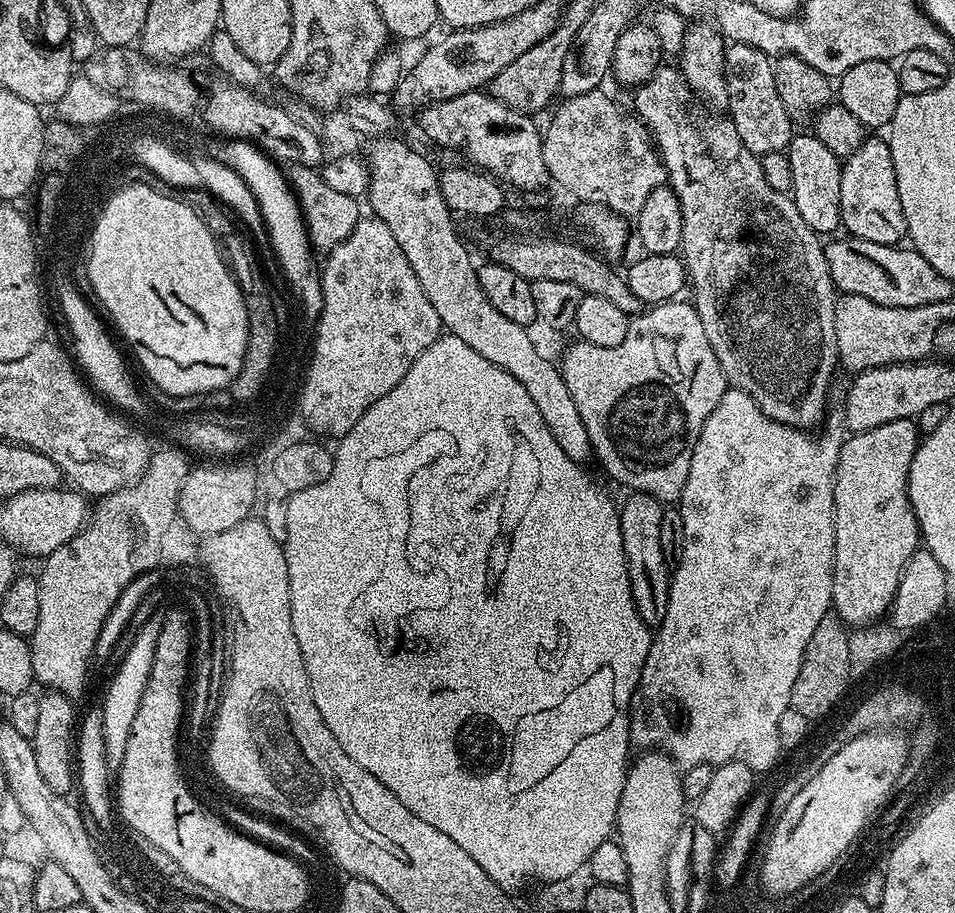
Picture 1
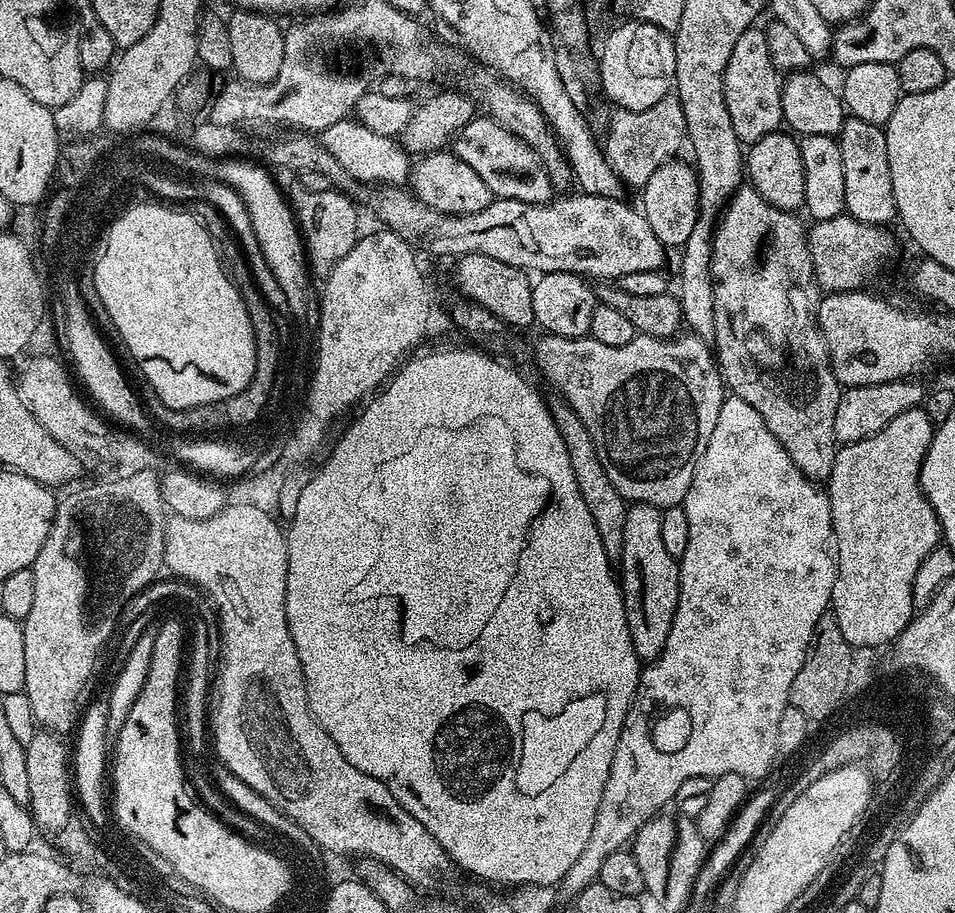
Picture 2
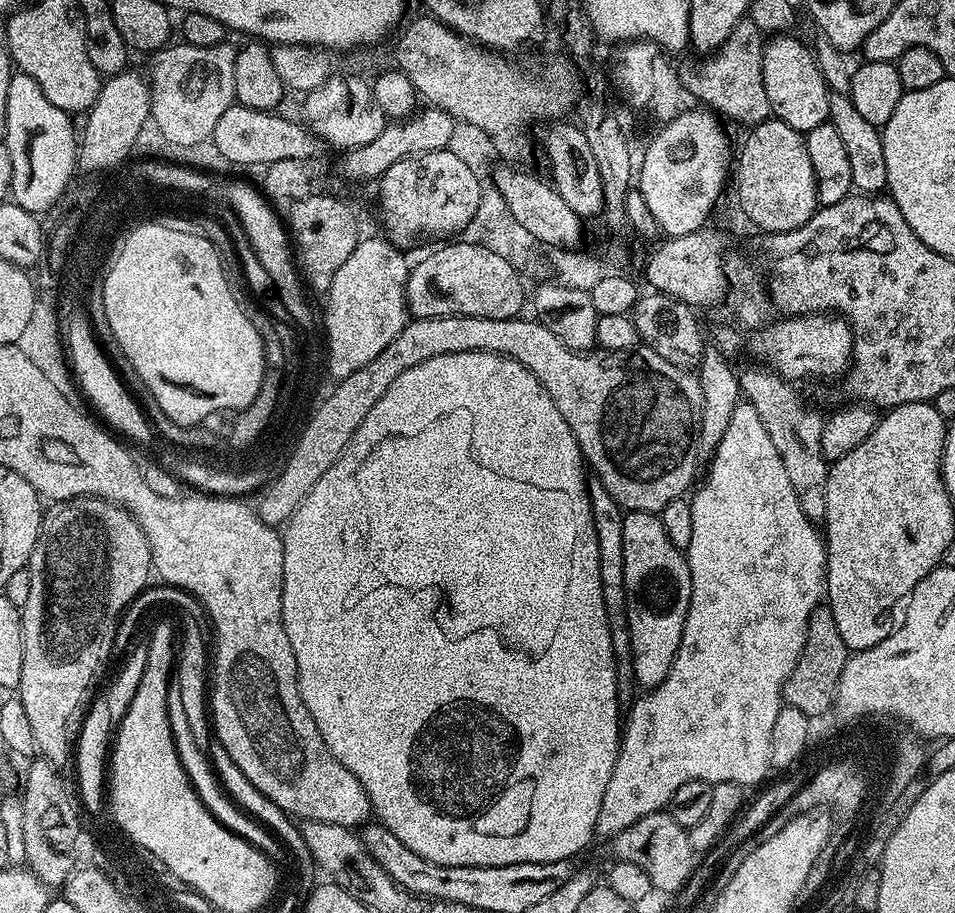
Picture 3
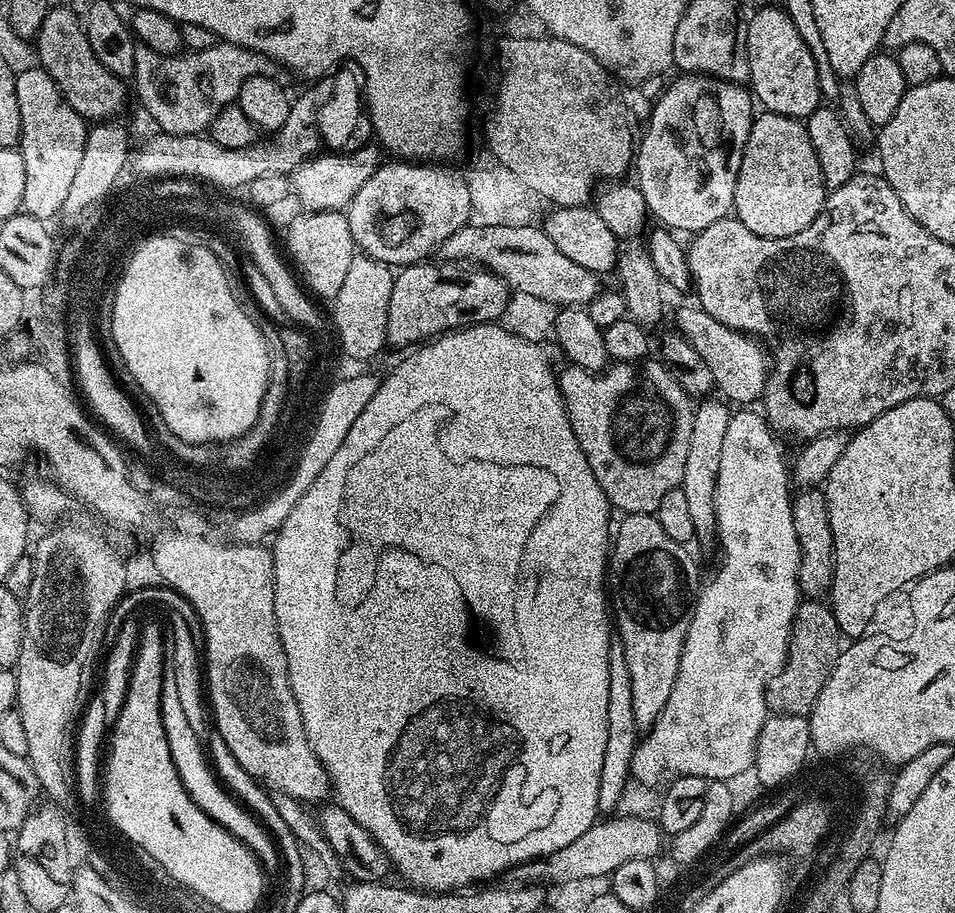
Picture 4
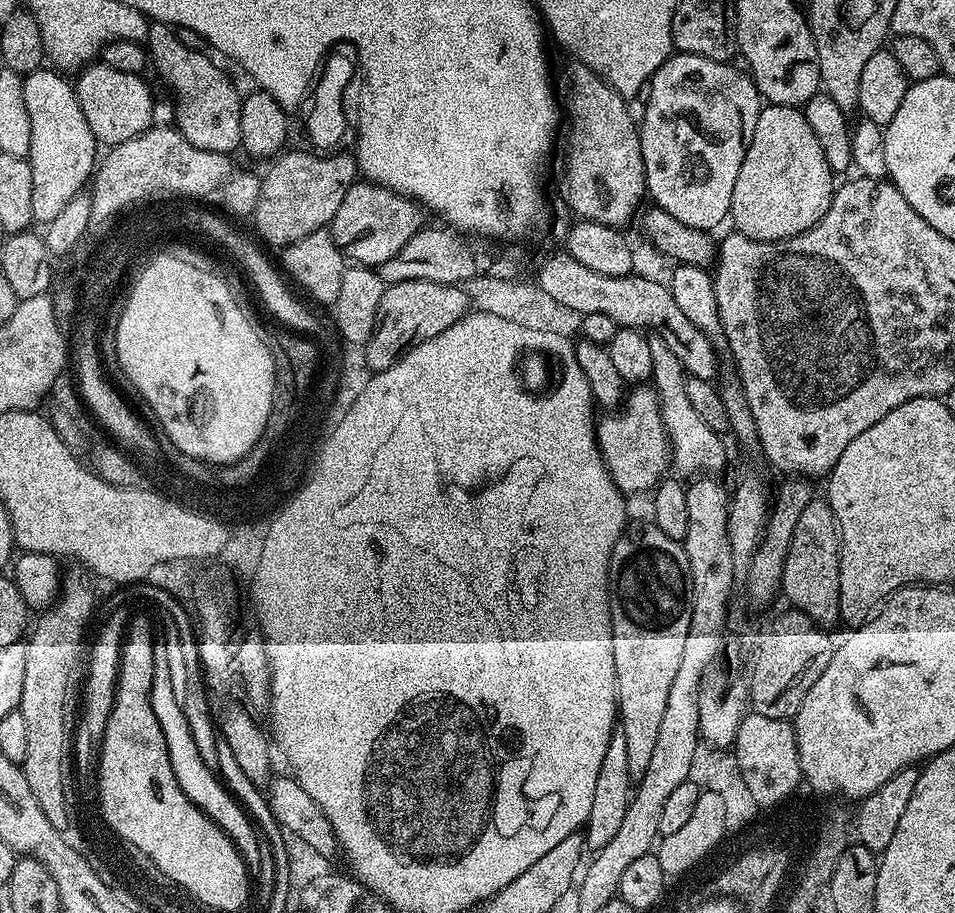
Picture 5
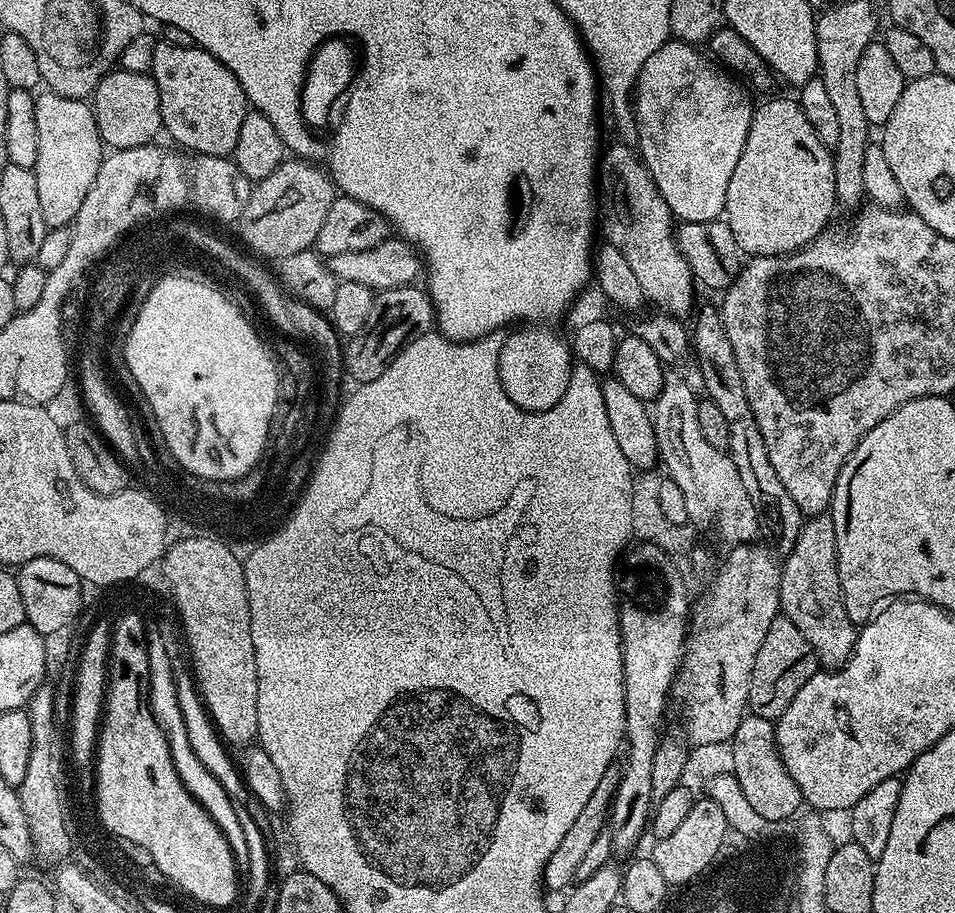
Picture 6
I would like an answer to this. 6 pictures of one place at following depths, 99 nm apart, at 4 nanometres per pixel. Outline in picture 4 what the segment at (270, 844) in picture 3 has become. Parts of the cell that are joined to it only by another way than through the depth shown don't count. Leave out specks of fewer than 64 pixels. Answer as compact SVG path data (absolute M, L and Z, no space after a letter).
M171 658L165 659L162 670L162 730L166 730L166 742L170 746L170 754L174 766L178 770L178 778L182 786L190 794L190 798L201 810L216 824L231 833L233 837L242 841L256 857L256 860L263 863L266 872L272 872L280 864L279 850L269 834L268 830L249 812L245 812L228 797L228 792L216 781L216 776L212 773L212 768L208 765L208 760L204 757L205 741L190 726L190 721L186 718L182 701L178 699L178 685L174 679L174 662Z

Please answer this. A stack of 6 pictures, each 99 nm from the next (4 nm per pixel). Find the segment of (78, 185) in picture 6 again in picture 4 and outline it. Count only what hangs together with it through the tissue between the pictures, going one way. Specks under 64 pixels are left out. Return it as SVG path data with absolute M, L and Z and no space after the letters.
M33 66L33 68L19 69L16 72L16 93L18 94L18 114L22 114L22 130L20 131L20 143L18 147L22 154L22 162L26 162L26 191L22 194L22 202L24 203L23 211L27 212L29 216L48 222L51 221L51 216L54 216L54 218L60 216L62 202L66 202L66 197L70 194L70 185L74 182L74 174L78 171L78 165L82 158L82 150L86 146L89 125L64 101L64 96L58 90L54 78L50 78L50 74L42 67Z

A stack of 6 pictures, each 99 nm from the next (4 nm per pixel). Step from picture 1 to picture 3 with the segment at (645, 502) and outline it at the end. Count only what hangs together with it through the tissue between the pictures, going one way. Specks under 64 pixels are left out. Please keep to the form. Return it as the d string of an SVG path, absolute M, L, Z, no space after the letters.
M628 512L622 526L622 566L626 614L632 643L632 675L641 689L657 688L670 674L686 614L690 610L690 566L687 555L666 538L655 512Z

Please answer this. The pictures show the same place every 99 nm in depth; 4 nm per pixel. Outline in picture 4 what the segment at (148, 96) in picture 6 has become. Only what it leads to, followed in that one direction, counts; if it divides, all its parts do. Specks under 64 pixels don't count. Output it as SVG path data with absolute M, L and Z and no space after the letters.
M53 7L46 14L46 18L40 27L40 33L34 38L36 44L36 52L40 55L38 60L39 67L46 69L50 74L50 78L54 78L54 82L58 86L58 90L64 96L64 101L77 112L86 122L108 122L116 116L124 108L128 96L130 100L130 88L128 88L121 77L110 74L110 70L106 70L106 66L102 66L102 62L98 62L98 58L94 58L94 50L90 50L90 42L88 41L88 33L84 30L83 23L68 24L68 12L64 8Z

